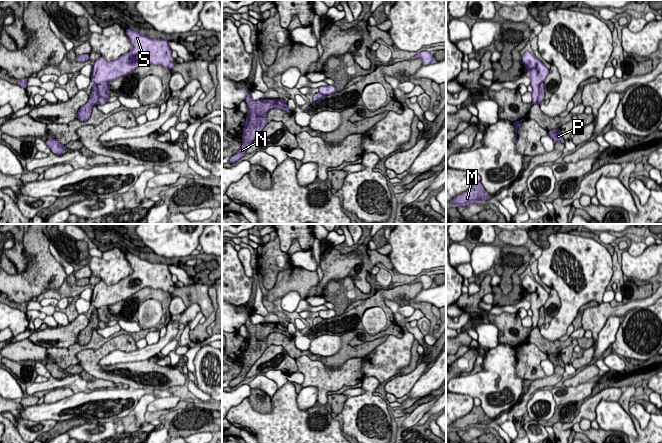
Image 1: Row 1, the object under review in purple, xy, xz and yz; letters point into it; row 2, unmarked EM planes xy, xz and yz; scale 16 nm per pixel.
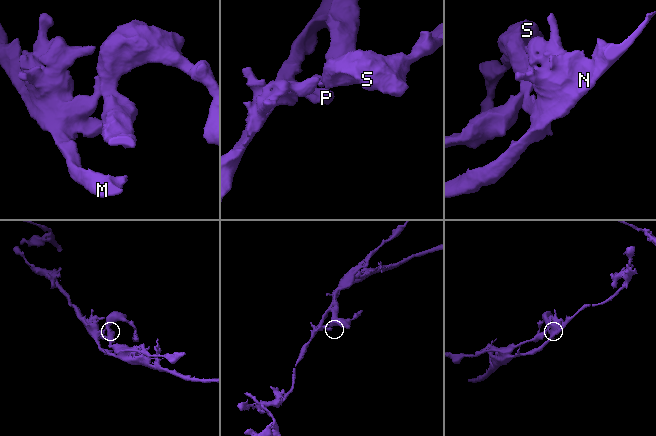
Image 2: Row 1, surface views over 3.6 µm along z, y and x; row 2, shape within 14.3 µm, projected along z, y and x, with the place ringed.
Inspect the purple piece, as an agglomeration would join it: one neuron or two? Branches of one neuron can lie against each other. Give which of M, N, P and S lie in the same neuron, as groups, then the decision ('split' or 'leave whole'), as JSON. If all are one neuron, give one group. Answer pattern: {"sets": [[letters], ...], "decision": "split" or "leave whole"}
{"sets": [["M", "N", "P"], ["S"]], "decision": "split"}

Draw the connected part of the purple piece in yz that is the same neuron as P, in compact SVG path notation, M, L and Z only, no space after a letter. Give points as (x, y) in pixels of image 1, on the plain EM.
M560 353L550 354L548 356L548 359L553 363L553 365L555 367L556 366L561 366L561 367L564 367L565 366L565 364L562 361L561 354Z

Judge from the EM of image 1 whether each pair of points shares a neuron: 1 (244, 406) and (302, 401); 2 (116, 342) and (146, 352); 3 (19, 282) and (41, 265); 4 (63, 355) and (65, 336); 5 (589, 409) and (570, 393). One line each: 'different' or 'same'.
1: different
2: different
3: same
4: different
5: different

